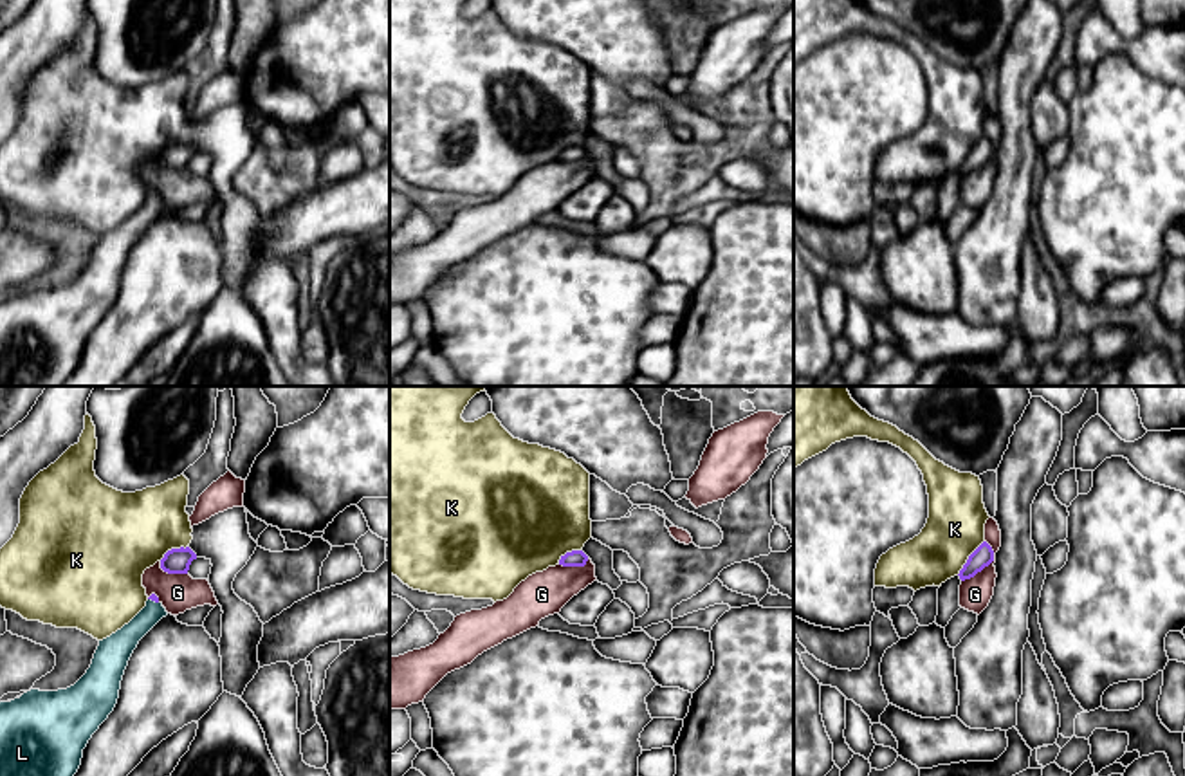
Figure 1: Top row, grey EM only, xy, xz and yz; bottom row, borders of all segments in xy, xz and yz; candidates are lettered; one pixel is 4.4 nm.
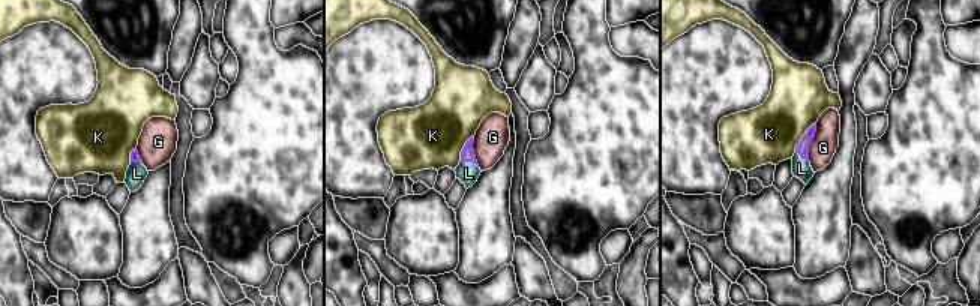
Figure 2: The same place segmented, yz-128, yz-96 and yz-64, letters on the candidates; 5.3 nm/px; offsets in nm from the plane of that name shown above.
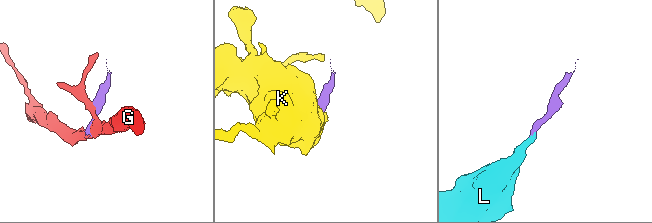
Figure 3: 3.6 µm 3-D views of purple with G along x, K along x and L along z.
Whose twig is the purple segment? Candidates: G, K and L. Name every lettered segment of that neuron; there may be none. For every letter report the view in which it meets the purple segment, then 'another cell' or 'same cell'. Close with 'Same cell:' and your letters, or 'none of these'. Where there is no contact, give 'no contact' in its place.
G: yz | another cell
K: yz | another cell
L: xy | same cell
Same cell: L

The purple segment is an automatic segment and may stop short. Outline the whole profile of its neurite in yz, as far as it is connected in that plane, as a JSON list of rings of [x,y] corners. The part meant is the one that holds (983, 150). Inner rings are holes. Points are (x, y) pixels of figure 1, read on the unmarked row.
[[[983,137],[967,155],[967,159],[963,161],[963,164],[960,166],[960,175],[970,175],[974,173],[978,168],[981,168],[985,162],[988,162],[994,157],[994,146],[992,143]]]

